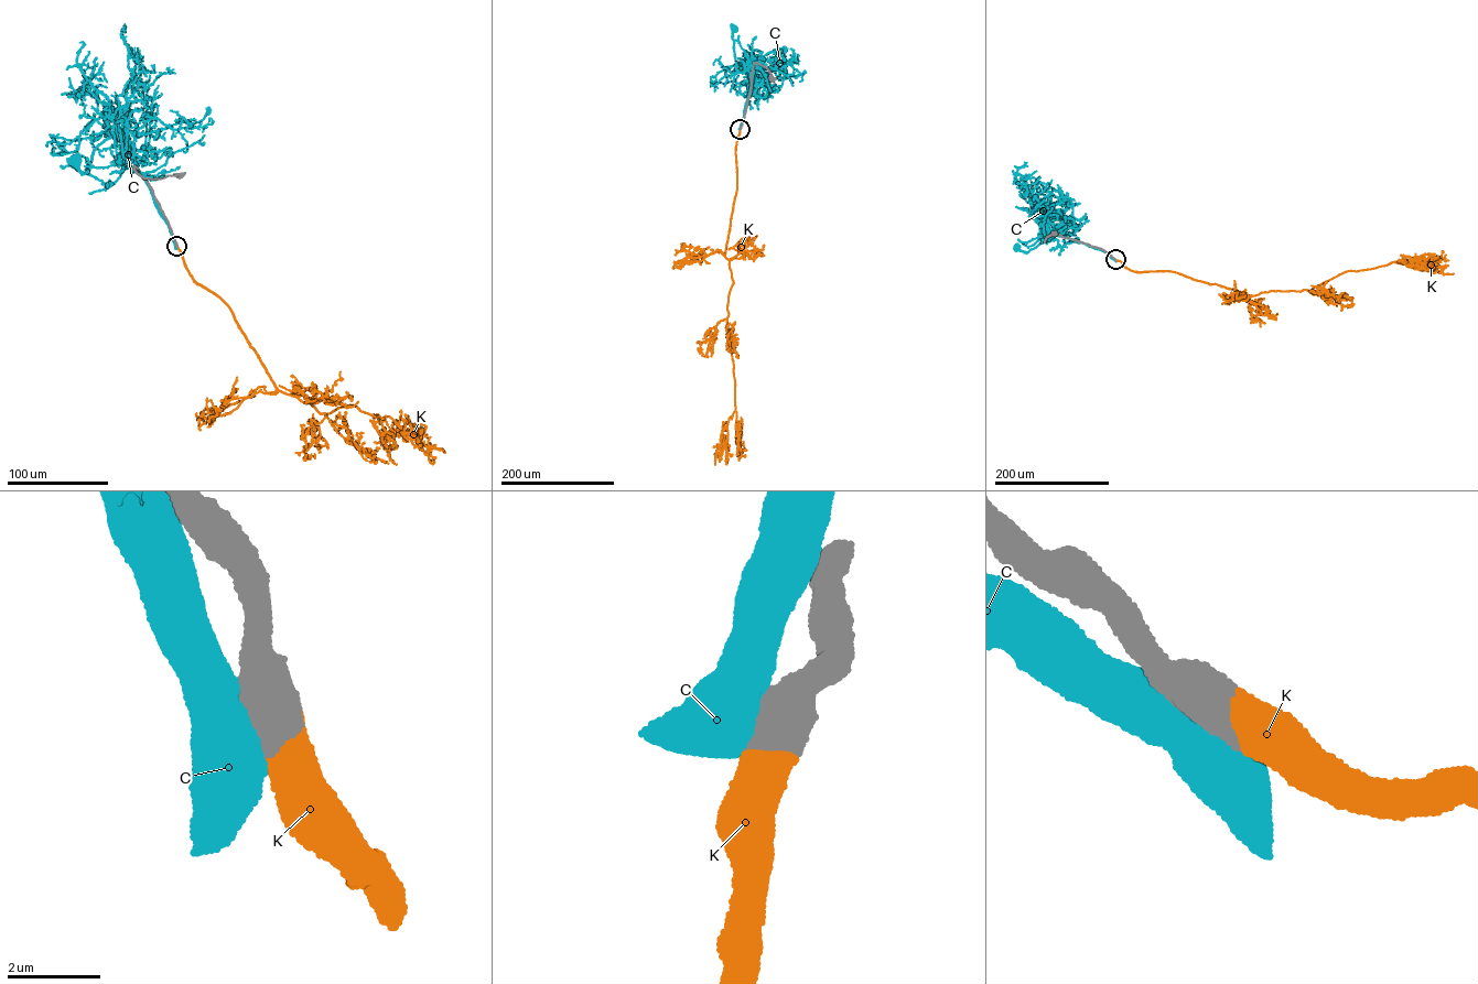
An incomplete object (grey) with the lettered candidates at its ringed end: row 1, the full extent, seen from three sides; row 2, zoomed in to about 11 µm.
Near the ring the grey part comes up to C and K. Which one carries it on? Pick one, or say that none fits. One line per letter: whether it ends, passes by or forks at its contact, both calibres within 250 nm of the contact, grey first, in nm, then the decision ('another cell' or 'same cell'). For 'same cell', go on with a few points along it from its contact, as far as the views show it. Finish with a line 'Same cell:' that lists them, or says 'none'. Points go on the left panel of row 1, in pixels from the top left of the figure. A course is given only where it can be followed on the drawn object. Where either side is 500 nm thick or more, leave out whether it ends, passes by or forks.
C: calibres 800 and 750 nm; another cell
K: calibres 700 and 750 nm; same cell; course (176, 246), (277, 388), (312, 398), (326, 418), (353, 406), (386, 417), (397, 464)
Same cell: K

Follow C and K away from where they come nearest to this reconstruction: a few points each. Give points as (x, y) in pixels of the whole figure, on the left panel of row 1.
C: (176, 246), (135, 164), (133, 144), (121, 133), (109, 137), (97, 147), (88, 171), (83, 173), (74, 157)
K: (176, 246), (277, 388), (312, 398), (326, 418), (353, 406), (386, 417), (397, 464)

